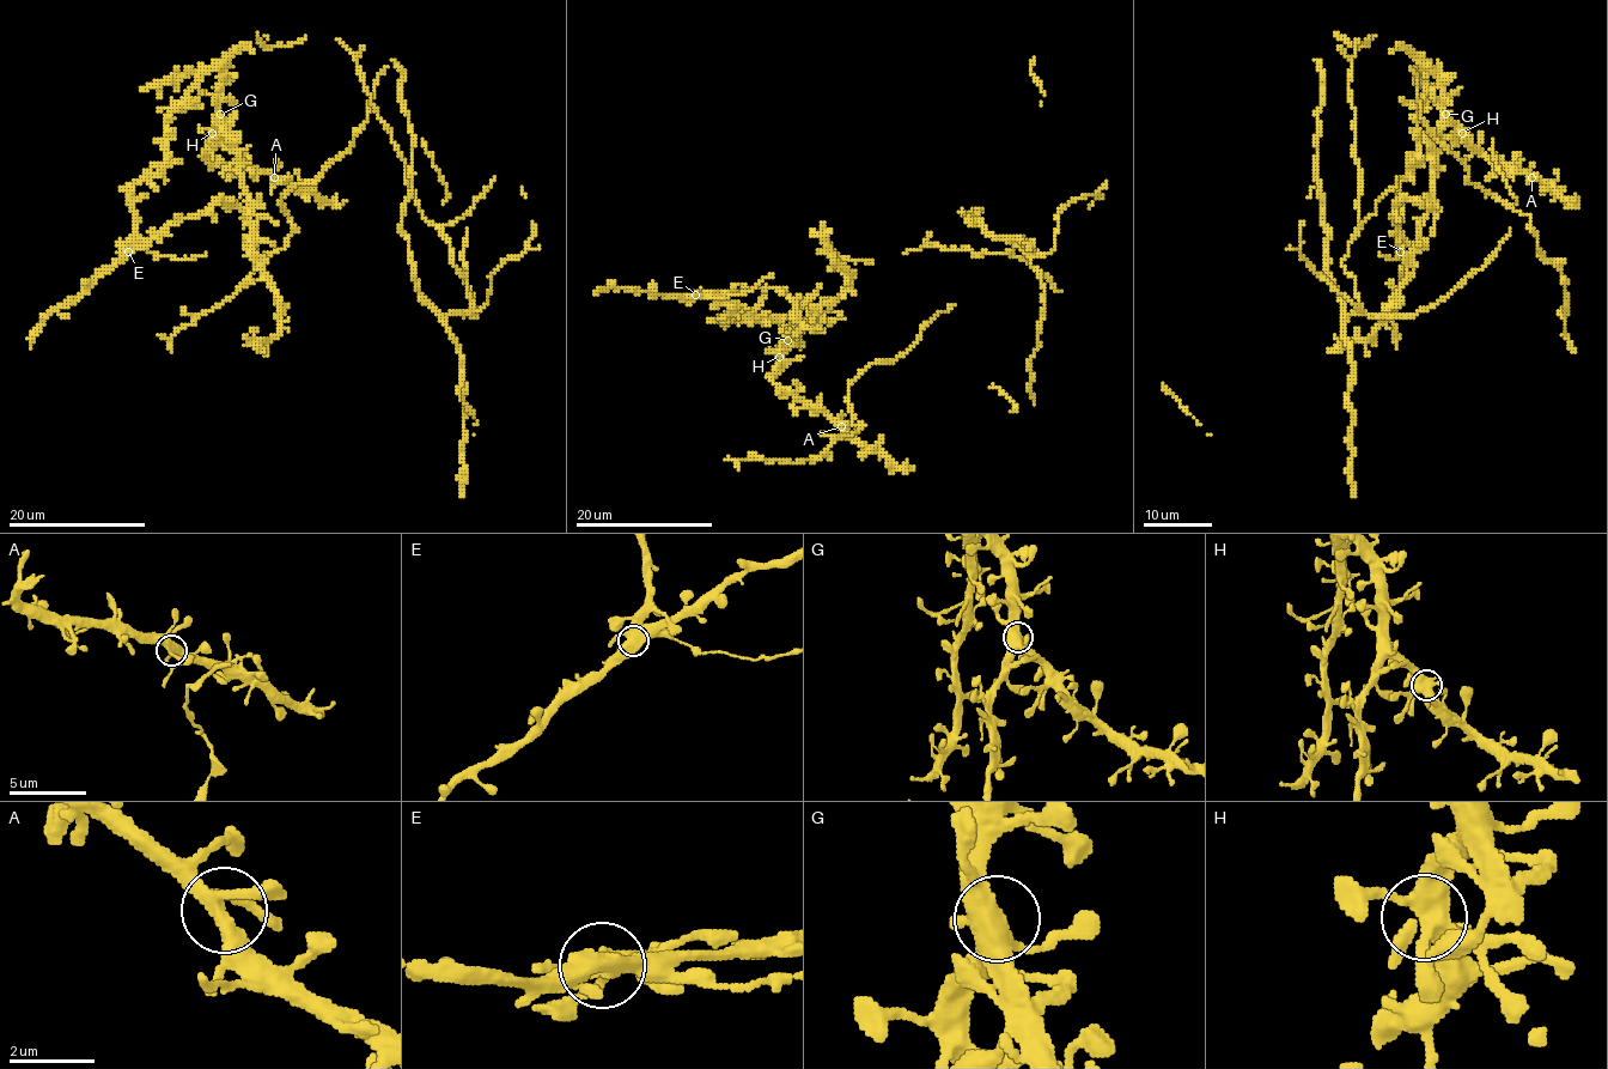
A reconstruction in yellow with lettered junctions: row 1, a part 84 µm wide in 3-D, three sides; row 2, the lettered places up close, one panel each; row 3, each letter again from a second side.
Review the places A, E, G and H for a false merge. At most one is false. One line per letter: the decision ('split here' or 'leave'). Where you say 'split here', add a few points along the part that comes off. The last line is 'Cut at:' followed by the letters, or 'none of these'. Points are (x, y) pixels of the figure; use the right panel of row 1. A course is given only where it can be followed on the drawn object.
A: leave
E: split here; foreign part runs (1401, 251), (1394, 220), (1394, 207), (1401, 198), (1423, 200), (1435, 212), (1431, 236)
G: leave
H: leave
Cut at: E

